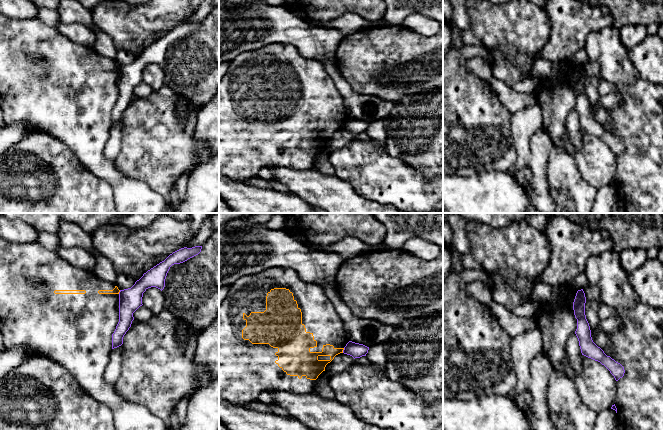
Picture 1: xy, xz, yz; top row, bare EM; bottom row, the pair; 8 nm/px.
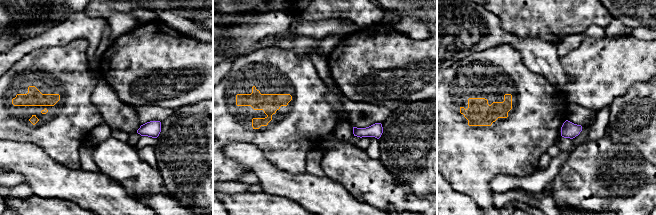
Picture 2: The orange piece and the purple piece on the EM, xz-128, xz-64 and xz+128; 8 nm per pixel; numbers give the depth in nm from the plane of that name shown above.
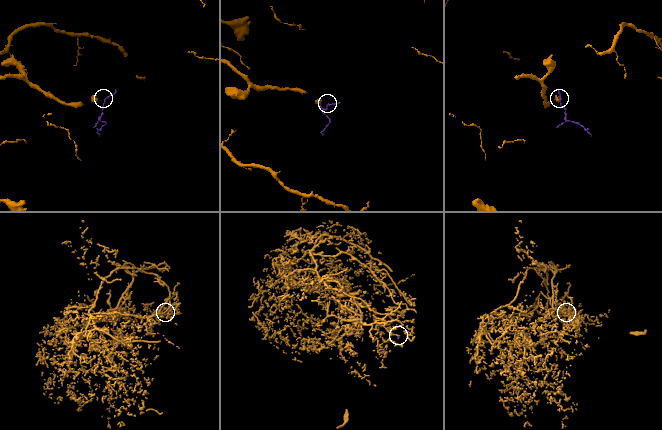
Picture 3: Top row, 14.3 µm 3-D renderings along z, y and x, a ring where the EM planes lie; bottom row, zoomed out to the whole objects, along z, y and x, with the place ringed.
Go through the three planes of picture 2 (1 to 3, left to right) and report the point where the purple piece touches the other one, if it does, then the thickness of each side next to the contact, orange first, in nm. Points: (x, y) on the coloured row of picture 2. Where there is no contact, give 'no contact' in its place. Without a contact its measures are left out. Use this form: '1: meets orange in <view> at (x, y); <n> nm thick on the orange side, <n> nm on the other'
1: no contact
2: no contact
3: no contact

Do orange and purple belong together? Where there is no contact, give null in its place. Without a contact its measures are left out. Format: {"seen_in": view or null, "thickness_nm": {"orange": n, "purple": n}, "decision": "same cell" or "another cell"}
{"seen_in": "xz", "thickness_nm": {"orange": 110, "purple": 120}, "decision": "another cell"}

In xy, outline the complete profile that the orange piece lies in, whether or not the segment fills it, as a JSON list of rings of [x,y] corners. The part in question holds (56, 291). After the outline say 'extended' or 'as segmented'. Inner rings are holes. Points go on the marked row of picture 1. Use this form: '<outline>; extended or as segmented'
[[[0,237],[0,336],[3,339],[4,346],[6,348],[16,346],[35,347],[37,350],[44,352],[44,357],[65,367],[88,395],[110,408],[116,430],[168,430],[168,423],[165,423],[159,417],[152,414],[145,406],[125,401],[116,392],[114,384],[104,380],[104,373],[109,363],[110,352],[112,350],[112,334],[119,322],[119,292],[120,290],[115,283],[98,278],[93,271],[72,265],[56,253],[45,248],[38,241],[19,244],[9,242]]]; extended

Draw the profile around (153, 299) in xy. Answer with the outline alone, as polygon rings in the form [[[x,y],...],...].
[[[156,287],[146,289],[143,293],[142,304],[148,308],[152,314],[158,314],[164,309],[165,298],[163,291]]]

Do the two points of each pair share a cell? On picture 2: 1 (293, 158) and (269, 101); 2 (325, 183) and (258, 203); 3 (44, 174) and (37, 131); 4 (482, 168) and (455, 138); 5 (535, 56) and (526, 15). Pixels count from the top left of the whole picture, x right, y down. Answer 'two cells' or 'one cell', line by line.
1: one cell
2: two cells
3: two cells
4: one cell
5: two cells

